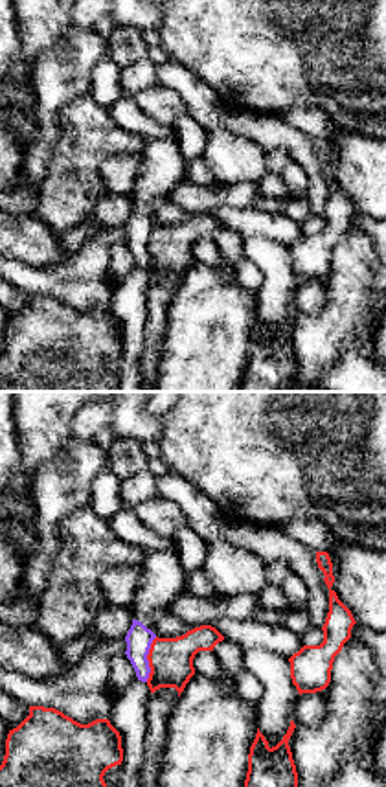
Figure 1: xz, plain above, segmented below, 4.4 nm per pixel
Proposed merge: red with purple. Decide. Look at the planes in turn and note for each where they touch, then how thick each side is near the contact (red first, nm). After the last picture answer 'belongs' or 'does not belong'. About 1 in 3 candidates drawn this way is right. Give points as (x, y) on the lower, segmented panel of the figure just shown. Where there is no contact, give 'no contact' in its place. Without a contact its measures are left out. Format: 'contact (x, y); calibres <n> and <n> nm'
contact (147, 659); calibres 190 and 120 nm

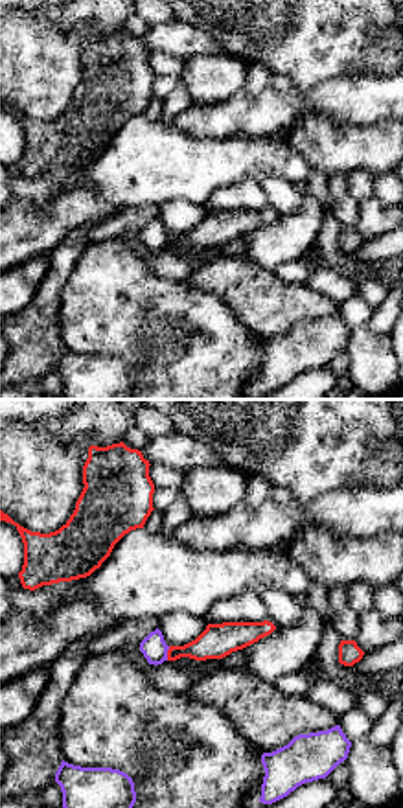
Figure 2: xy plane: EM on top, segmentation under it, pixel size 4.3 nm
contact (168, 654); calibres 150 and 110 nm

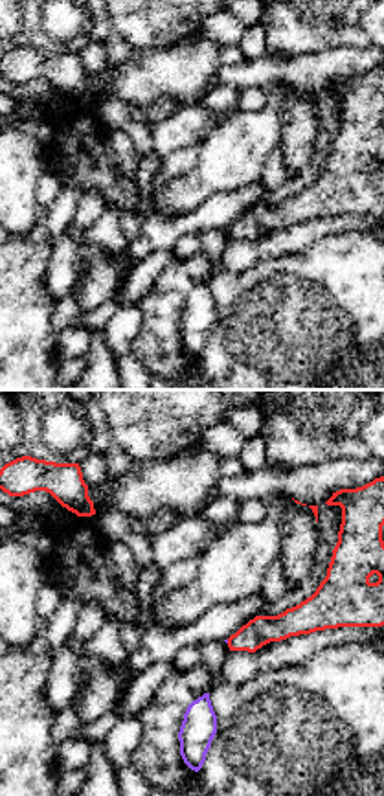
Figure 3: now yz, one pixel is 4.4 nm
no contact

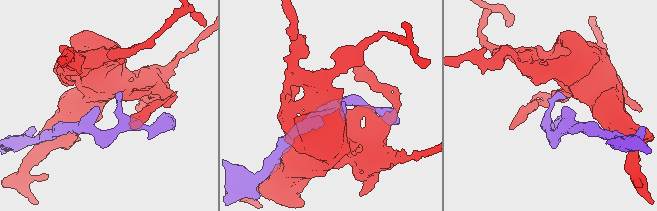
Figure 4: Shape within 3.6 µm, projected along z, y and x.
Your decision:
does not belong

